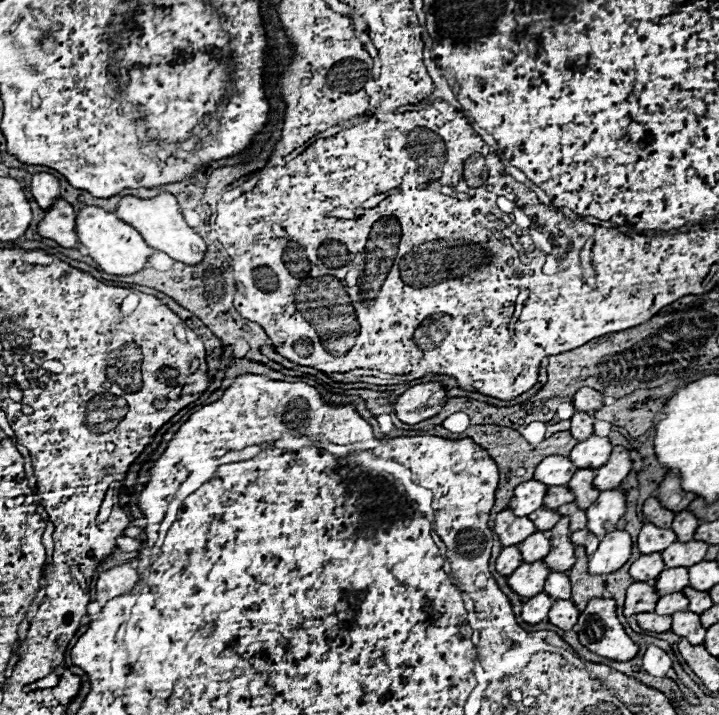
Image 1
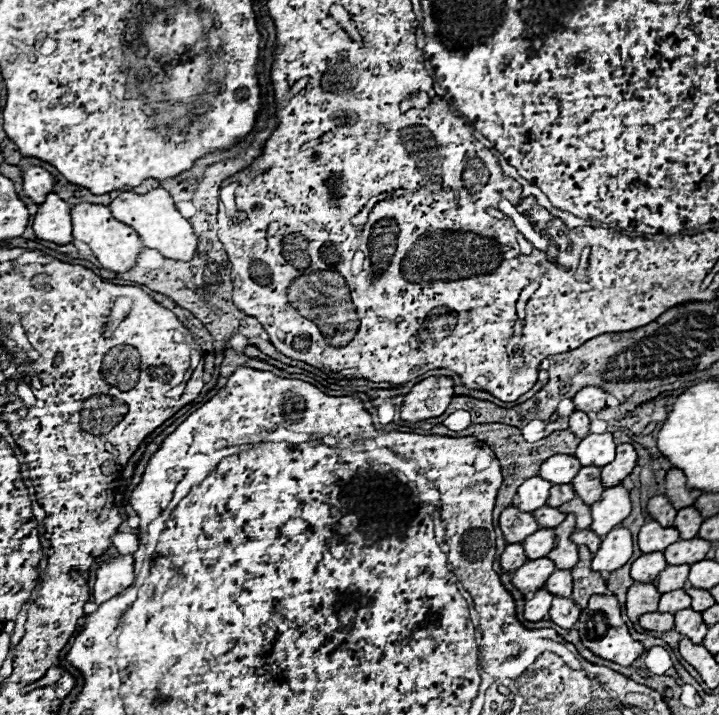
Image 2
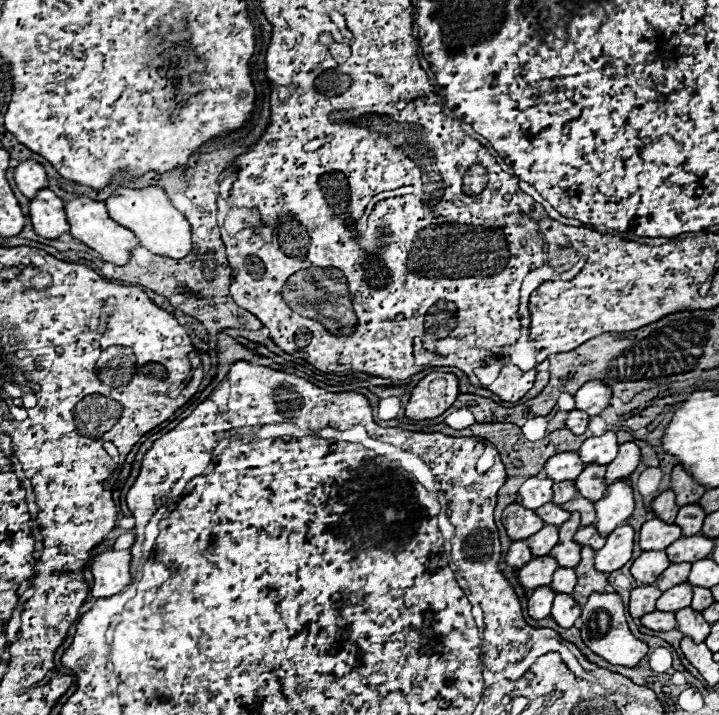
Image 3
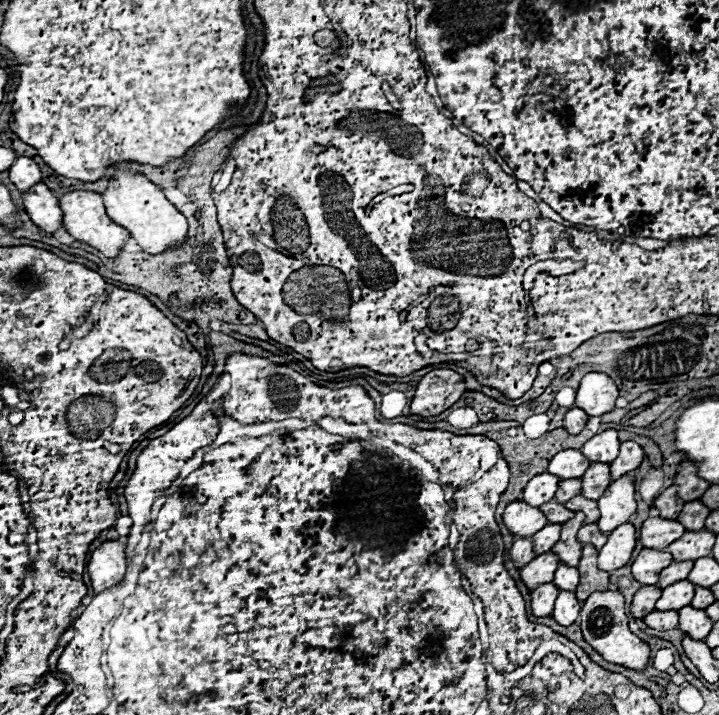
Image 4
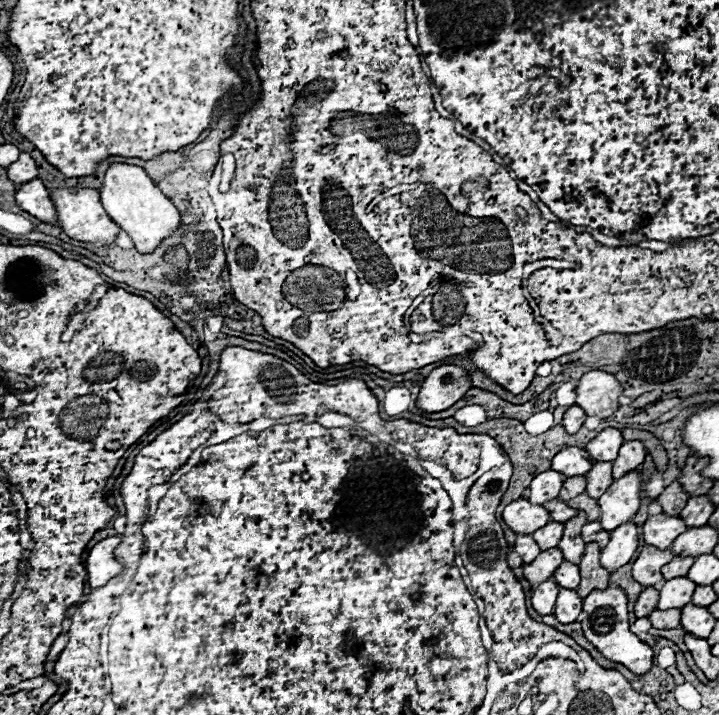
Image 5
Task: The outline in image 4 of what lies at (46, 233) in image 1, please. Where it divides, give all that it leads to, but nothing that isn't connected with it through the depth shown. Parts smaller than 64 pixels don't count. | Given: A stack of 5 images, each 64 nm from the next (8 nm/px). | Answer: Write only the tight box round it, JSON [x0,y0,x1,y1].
[22,182,62,232]

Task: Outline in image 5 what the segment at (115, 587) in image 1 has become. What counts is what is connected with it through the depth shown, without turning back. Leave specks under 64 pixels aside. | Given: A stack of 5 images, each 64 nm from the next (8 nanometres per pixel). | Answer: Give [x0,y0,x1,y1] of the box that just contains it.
[86,536,122,588]

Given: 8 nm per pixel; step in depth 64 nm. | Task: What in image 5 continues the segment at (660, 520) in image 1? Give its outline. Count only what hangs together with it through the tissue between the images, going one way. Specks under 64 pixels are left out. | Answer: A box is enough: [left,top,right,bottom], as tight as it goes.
[658,480,688,516]

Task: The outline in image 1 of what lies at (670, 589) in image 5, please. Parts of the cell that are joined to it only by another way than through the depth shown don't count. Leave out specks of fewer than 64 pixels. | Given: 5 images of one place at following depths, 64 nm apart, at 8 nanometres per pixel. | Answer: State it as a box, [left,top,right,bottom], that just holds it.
[656,592,688,614]

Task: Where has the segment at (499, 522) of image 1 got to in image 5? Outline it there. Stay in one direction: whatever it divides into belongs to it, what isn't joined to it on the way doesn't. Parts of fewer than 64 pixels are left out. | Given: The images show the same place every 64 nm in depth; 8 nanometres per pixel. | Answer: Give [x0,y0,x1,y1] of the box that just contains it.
[504,498,550,534]

